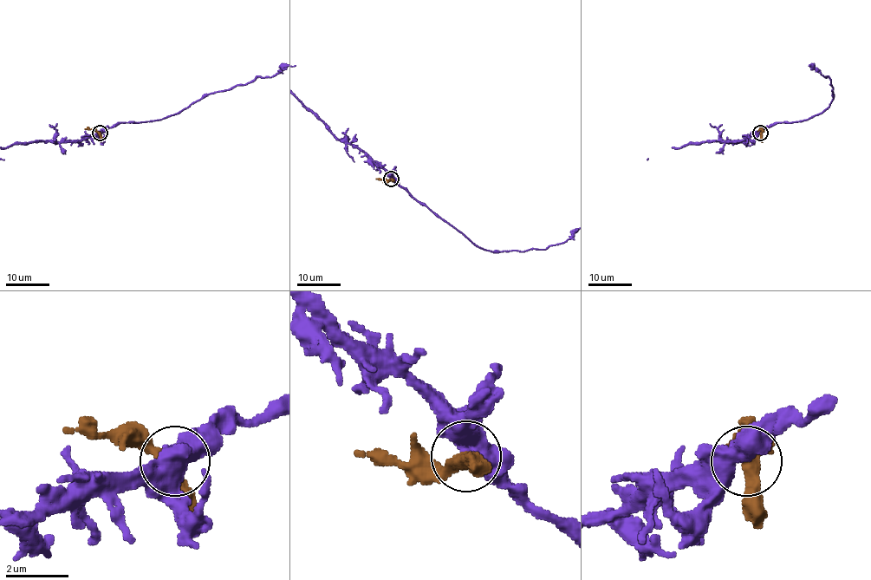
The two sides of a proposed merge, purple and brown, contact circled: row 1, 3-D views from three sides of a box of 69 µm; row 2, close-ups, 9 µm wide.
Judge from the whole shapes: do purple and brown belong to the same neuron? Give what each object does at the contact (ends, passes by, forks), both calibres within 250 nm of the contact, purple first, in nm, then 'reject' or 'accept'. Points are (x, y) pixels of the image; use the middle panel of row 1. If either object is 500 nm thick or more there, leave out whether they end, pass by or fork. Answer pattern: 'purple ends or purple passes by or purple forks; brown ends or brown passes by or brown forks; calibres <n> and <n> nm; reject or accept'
calibres 550 and 400 nm; accept

